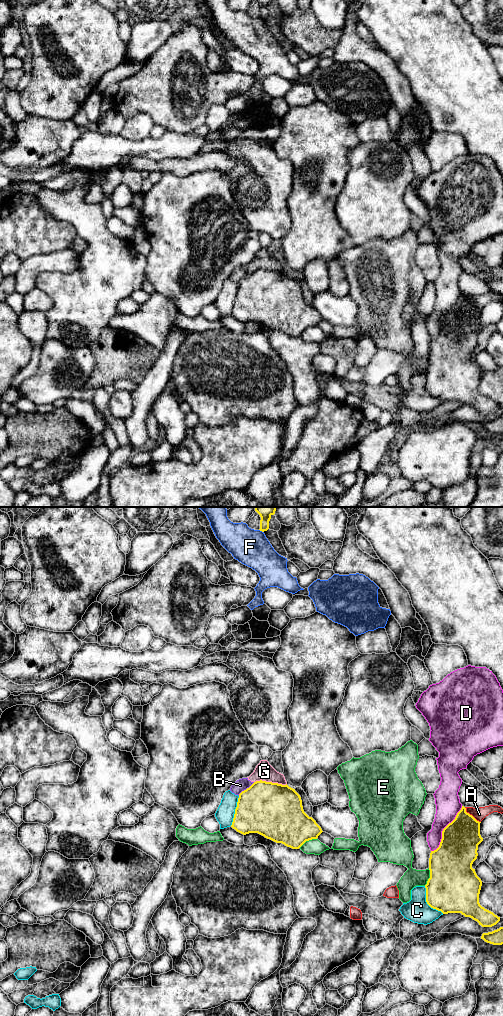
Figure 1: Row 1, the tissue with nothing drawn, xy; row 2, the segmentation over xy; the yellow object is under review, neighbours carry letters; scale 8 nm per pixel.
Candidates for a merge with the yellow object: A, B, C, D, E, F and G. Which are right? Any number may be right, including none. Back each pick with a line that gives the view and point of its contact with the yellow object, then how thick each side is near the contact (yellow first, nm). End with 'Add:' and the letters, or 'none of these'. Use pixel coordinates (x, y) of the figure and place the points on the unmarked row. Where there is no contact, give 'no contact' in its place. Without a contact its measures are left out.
Add: none of these

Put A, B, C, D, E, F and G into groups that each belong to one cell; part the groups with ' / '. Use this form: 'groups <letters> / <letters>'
groups A / B G / C / D / E / F

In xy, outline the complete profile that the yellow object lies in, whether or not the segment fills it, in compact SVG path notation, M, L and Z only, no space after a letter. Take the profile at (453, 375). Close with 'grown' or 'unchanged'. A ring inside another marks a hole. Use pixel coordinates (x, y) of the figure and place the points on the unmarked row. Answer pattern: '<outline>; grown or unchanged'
M462 294L455 307L443 317L439 335L430 341L430 366L425 373L426 390L443 402L461 401L477 409L482 415L492 415L500 409L500 405L480 393L482 369L472 356L478 344L478 333L483 329L480 311Z; unchanged

